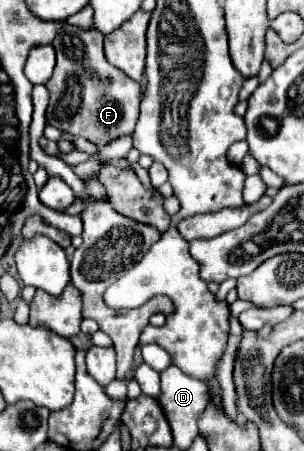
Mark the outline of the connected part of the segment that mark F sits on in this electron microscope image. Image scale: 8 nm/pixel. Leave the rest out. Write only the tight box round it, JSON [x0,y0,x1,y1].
[45,25,139,145]

